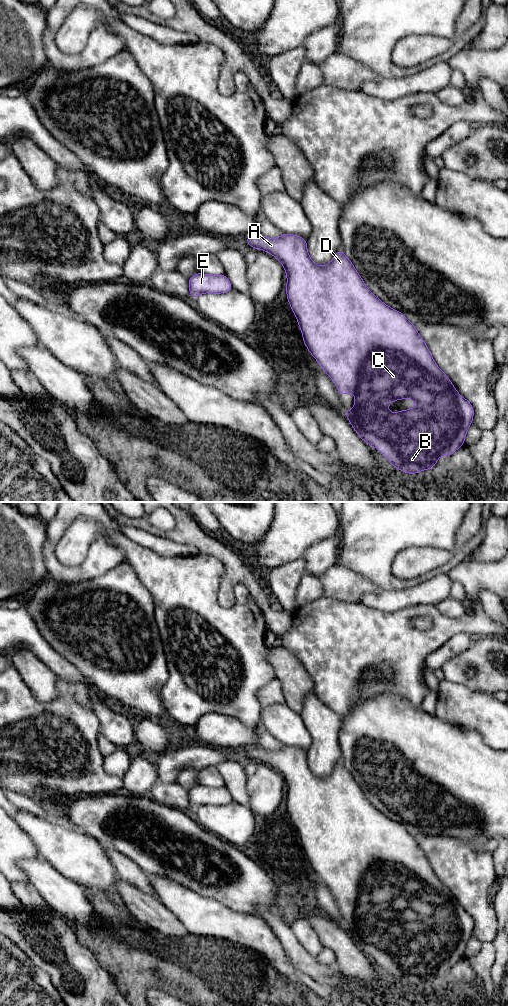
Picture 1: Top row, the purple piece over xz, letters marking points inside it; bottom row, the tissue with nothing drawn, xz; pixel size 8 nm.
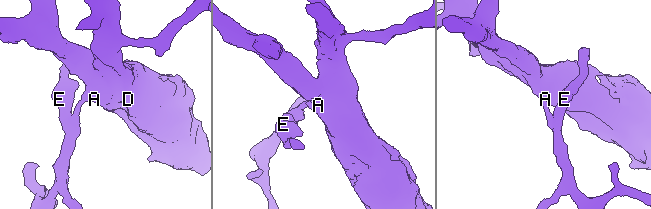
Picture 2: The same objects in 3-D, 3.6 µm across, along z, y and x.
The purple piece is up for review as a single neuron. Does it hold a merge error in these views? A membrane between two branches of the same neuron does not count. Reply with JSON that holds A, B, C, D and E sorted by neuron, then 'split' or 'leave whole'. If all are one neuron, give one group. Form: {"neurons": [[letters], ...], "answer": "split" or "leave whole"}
{"neurons": [["A", "B", "C", "D", "E"]], "answer": "leave whole"}

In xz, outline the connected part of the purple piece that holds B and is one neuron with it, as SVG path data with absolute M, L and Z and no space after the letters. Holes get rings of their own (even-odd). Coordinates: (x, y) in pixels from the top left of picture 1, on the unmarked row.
M282 745L279 750L252 747L244 751L252 761L266 763L283 777L287 788L287 812L302 843L305 859L336 896L339 906L356 907L353 921L346 921L344 925L362 952L378 960L396 981L407 986L430 982L441 967L450 969L464 957L475 925L472 916L457 904L448 888L435 875L415 837L369 802L342 761L336 764L330 775L319 778L308 766L307 752L299 747ZM405 910L414 912L416 918L397 925L388 922L387 918L392 913Z

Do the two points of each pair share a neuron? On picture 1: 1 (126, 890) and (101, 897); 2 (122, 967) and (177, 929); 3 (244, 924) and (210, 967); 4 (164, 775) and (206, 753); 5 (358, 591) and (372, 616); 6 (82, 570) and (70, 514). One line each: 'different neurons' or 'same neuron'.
1: different neurons
2: different neurons
3: different neurons
4: same neuron
5: different neurons
6: same neuron

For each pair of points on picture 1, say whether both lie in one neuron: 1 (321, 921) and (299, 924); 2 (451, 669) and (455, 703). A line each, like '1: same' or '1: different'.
1: different
2: different

